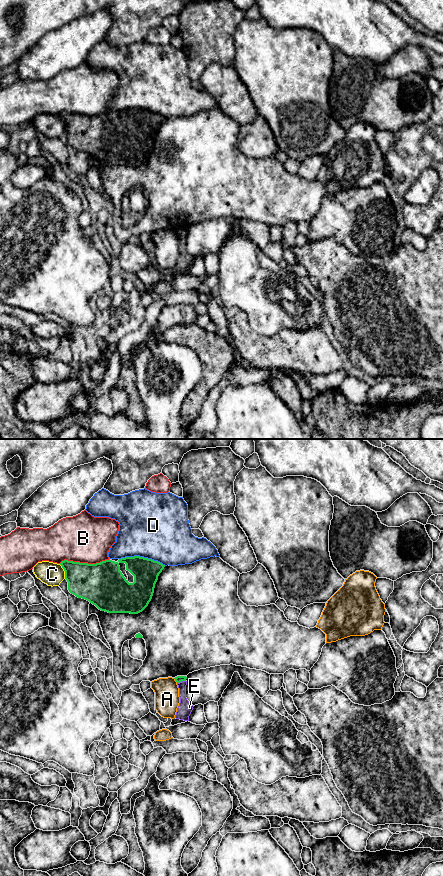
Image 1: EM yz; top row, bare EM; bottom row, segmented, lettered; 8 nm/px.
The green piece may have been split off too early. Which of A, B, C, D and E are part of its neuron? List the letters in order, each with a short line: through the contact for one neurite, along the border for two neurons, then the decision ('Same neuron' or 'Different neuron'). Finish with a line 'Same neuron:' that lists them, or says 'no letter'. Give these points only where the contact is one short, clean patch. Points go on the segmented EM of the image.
A: Different neuron
B: Different neuron
C: Different neuron
D: Different neuron
E: Line: yz (185, 680), (177, 683). Different neuron
Same neuron: no letter

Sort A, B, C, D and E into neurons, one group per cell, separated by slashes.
A / B / C / D / E

